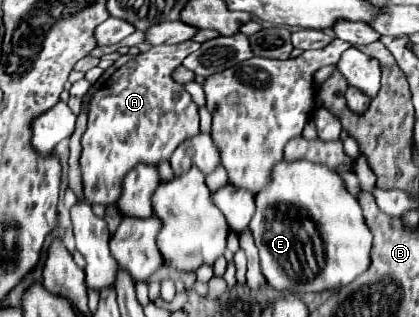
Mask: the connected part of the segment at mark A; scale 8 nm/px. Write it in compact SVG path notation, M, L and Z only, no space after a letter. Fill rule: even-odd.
M194 40L150 48L120 66L94 94L80 154L84 198L88 204L114 204L124 176L134 166L168 160L180 142L200 132L198 106L184 86L172 80L174 68L198 48L200 44Z

